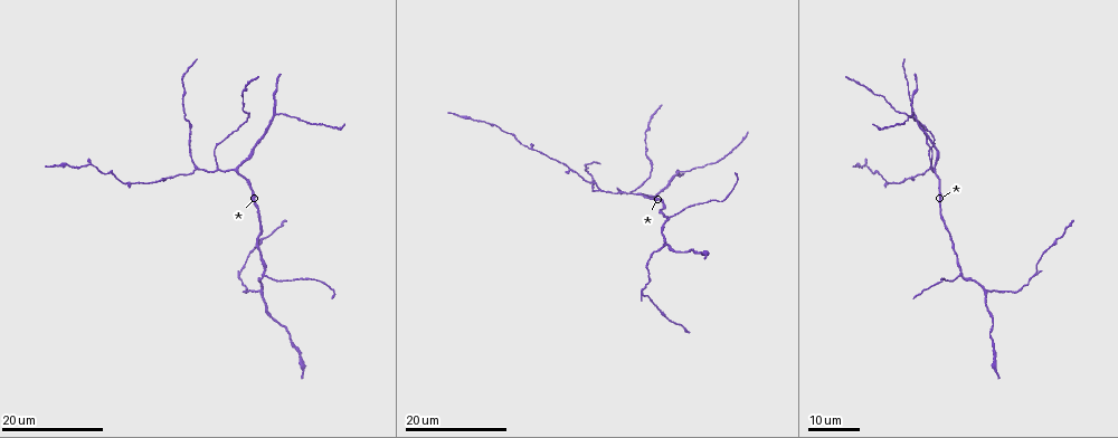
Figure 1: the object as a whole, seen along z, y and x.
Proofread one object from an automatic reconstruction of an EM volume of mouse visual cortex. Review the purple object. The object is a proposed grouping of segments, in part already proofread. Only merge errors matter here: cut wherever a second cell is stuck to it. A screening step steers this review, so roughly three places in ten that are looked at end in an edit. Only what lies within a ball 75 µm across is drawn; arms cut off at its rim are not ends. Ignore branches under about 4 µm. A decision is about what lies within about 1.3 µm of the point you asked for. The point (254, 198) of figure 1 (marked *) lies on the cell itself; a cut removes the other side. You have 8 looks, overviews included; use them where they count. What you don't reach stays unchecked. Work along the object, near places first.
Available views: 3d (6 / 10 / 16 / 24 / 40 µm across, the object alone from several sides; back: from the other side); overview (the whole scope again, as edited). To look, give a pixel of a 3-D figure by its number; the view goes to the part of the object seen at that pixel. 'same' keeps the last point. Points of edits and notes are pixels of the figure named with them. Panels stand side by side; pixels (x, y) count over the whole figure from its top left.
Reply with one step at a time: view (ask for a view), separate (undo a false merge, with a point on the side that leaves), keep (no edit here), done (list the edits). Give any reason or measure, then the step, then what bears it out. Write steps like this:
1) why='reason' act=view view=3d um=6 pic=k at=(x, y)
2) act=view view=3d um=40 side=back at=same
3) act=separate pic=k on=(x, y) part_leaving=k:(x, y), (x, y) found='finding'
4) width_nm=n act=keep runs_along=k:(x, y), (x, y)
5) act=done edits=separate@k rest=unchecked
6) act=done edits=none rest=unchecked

why='a fork' act=view view=3d um=16 pic=1 at=(236, 168)

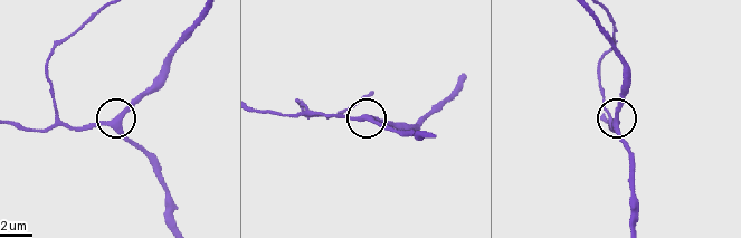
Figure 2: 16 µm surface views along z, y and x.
why='closer look' act=view view=3d um=10 pic=2 at=(362, 119)

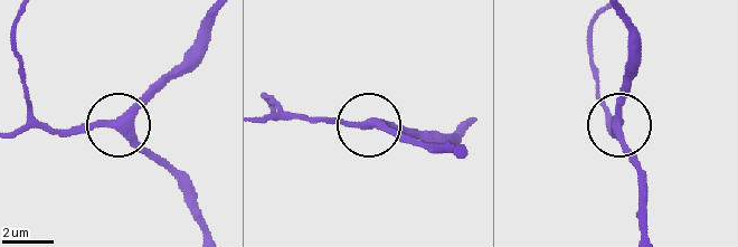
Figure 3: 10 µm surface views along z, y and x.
side_arm_um=34 arms=3 act=keep found='all the same cell'

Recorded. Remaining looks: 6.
why='three-way junction' act=view view=3d um=16 pic=1 at=(961, 274)

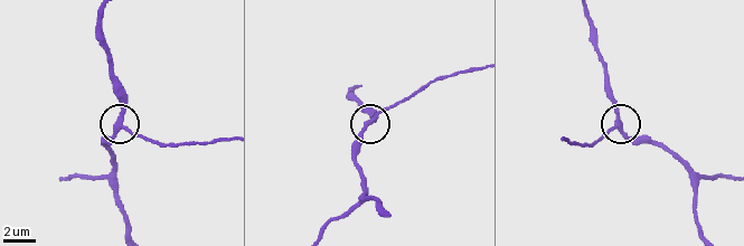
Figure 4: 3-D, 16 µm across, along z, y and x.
act=view view=3d um=10 pic=4 at=(368, 123)

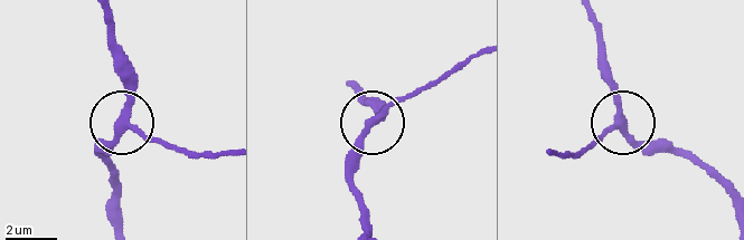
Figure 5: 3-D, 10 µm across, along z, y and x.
width_nm=260 act=keep runs_along=5:(592, 18), (596, 63), (613, 95), (618, 121), (585, 151) found='one cell here'

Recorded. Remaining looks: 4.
why='branch point' act=view view=3d um=16 pic=1 at=(676, 171)

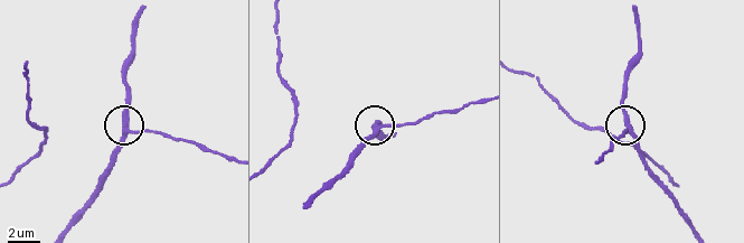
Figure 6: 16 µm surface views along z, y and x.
why='zoom in' act=view view=3d um=10 pic=6 at=(126, 127)

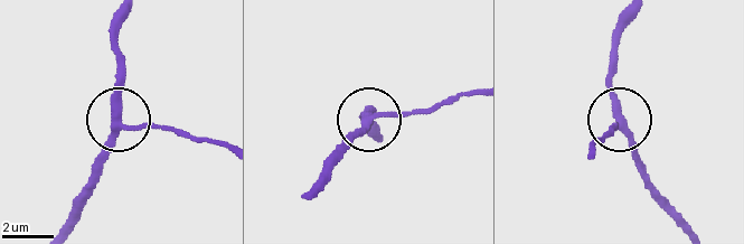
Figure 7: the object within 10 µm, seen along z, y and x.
side_arm_um=9 act=keep runs_along=7:(686, 224), (655, 186), (620, 121), (611, 47) found='all the same cell'

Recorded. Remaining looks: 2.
why='three arms meet' act=view view=3d um=24 pic=1 at=(600, 190)

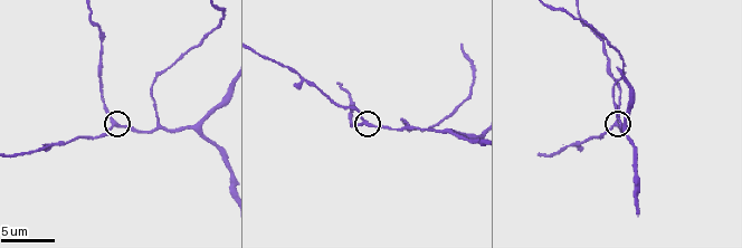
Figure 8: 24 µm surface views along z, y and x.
act=view view=3d um=6 pic=8 at=(365, 122)

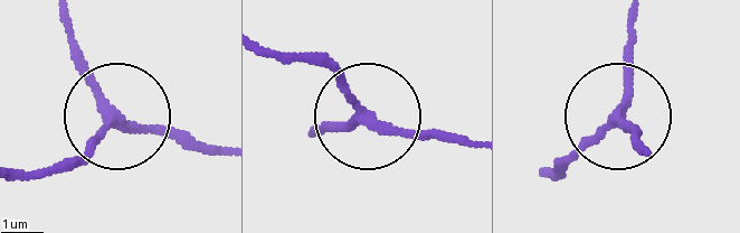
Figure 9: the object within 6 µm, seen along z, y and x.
act=keep runs_along=9:(643, 151), (622, 108), (628, 37) found='all the same cell'

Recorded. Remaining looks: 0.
act=done edits=none rest=unchecked

